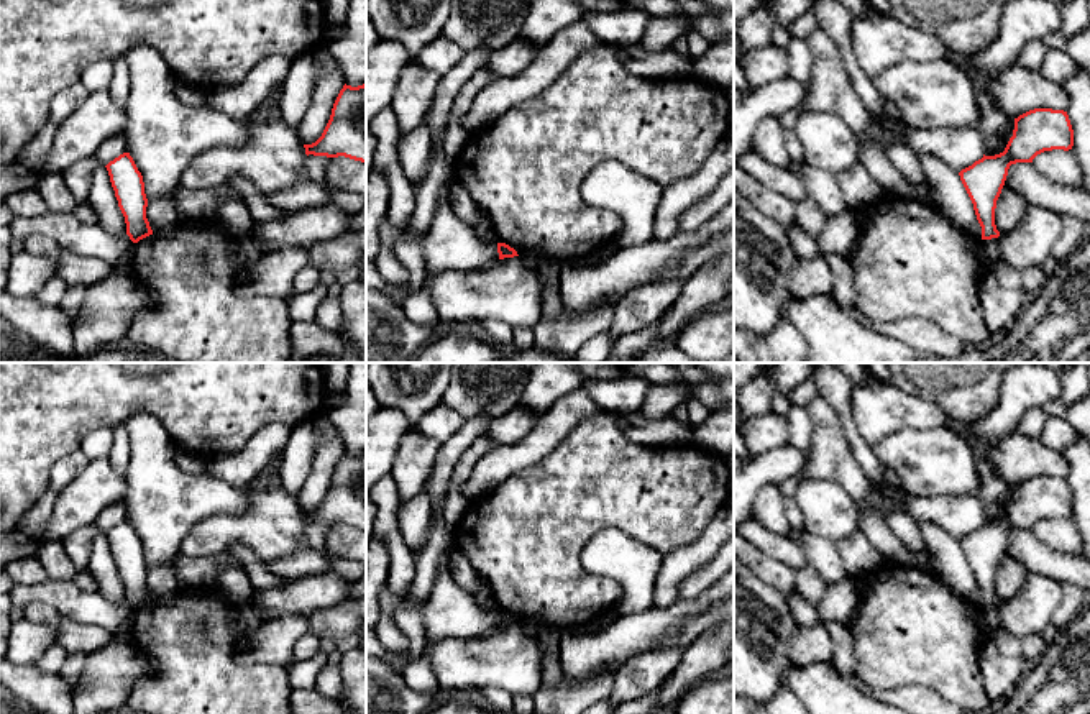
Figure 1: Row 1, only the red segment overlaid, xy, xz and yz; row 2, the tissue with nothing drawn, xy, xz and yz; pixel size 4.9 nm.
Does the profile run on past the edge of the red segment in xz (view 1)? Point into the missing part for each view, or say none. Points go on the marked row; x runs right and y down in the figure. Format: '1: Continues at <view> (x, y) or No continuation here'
1: No continuation here

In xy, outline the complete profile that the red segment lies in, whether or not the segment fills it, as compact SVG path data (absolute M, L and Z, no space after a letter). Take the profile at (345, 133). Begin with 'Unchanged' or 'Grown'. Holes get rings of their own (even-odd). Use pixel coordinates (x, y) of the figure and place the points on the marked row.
Unchanged. M366 84L343 85L322 136L304 148L307 156L345 156L366 162Z

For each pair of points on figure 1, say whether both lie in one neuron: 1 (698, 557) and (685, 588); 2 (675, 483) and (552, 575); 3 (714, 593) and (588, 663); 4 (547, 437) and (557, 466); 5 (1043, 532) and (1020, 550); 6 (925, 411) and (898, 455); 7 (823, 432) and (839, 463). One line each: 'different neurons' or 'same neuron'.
1: different neurons
2: same neuron
3: same neuron
4: different neurons
5: different neurons
6: different neurons
7: same neuron

